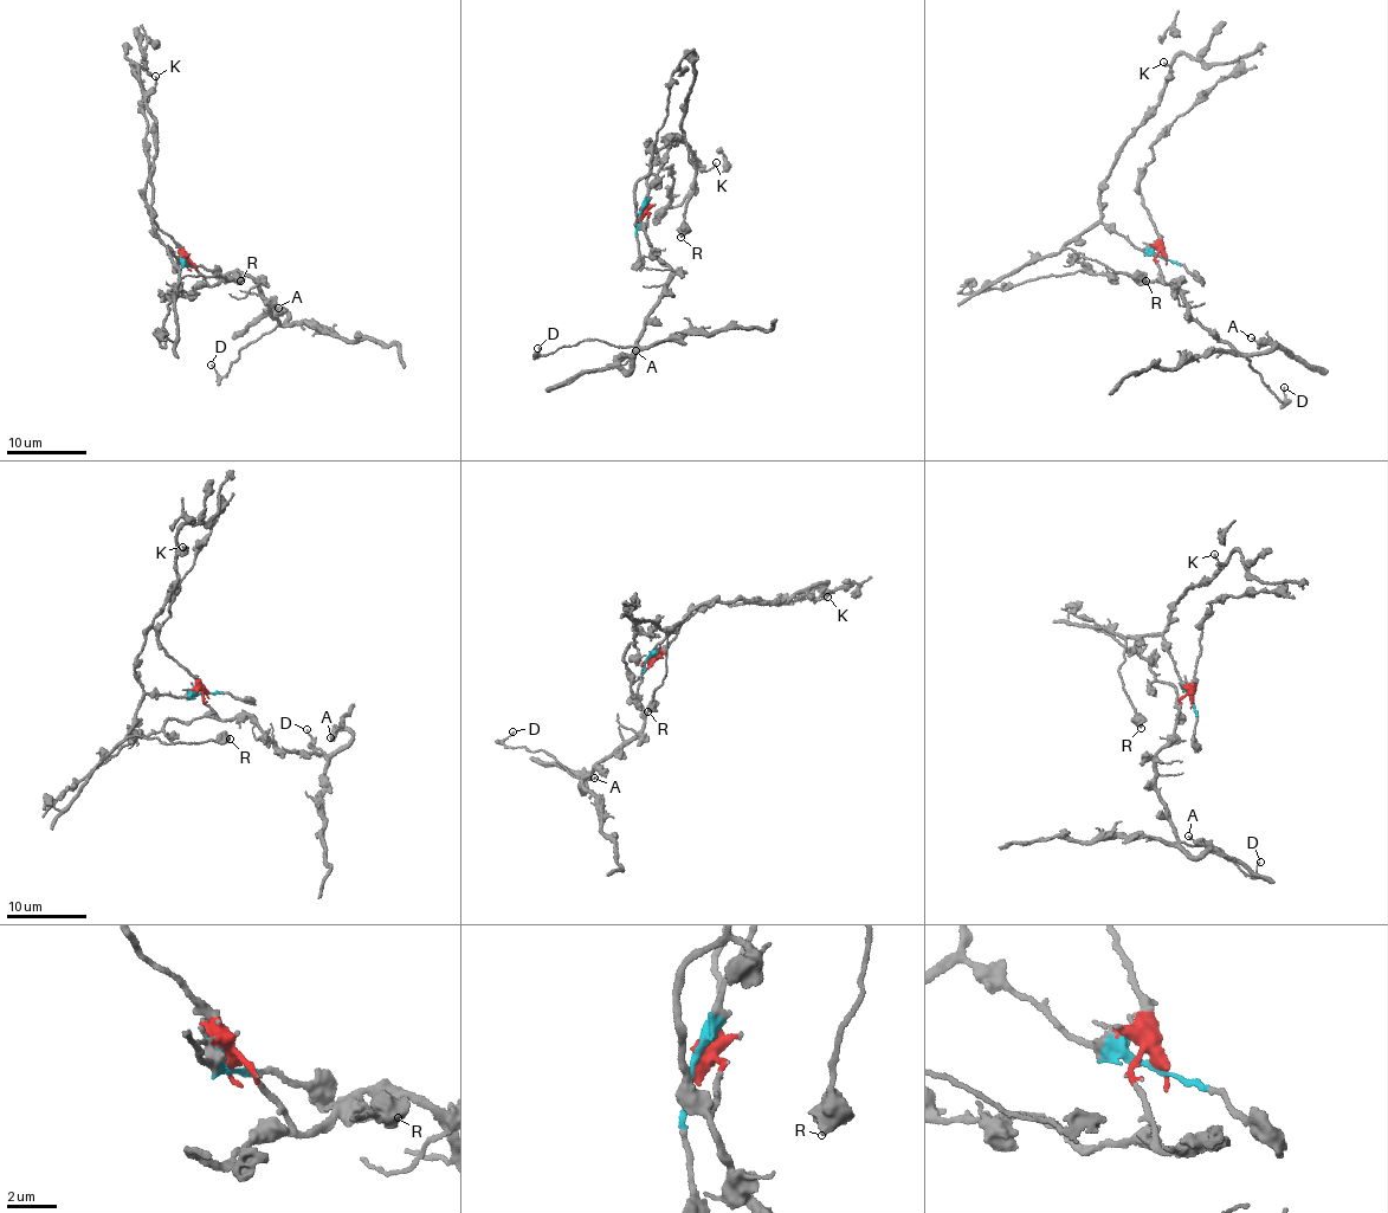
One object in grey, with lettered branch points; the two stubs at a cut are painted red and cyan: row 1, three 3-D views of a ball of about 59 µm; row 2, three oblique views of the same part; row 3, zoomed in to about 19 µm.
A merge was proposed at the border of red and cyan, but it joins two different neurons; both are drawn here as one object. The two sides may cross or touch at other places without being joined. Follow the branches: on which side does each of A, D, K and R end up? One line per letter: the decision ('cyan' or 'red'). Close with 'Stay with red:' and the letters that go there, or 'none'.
A: red
D: red
K: cyan
R: cyan
Stay with red: A, D

